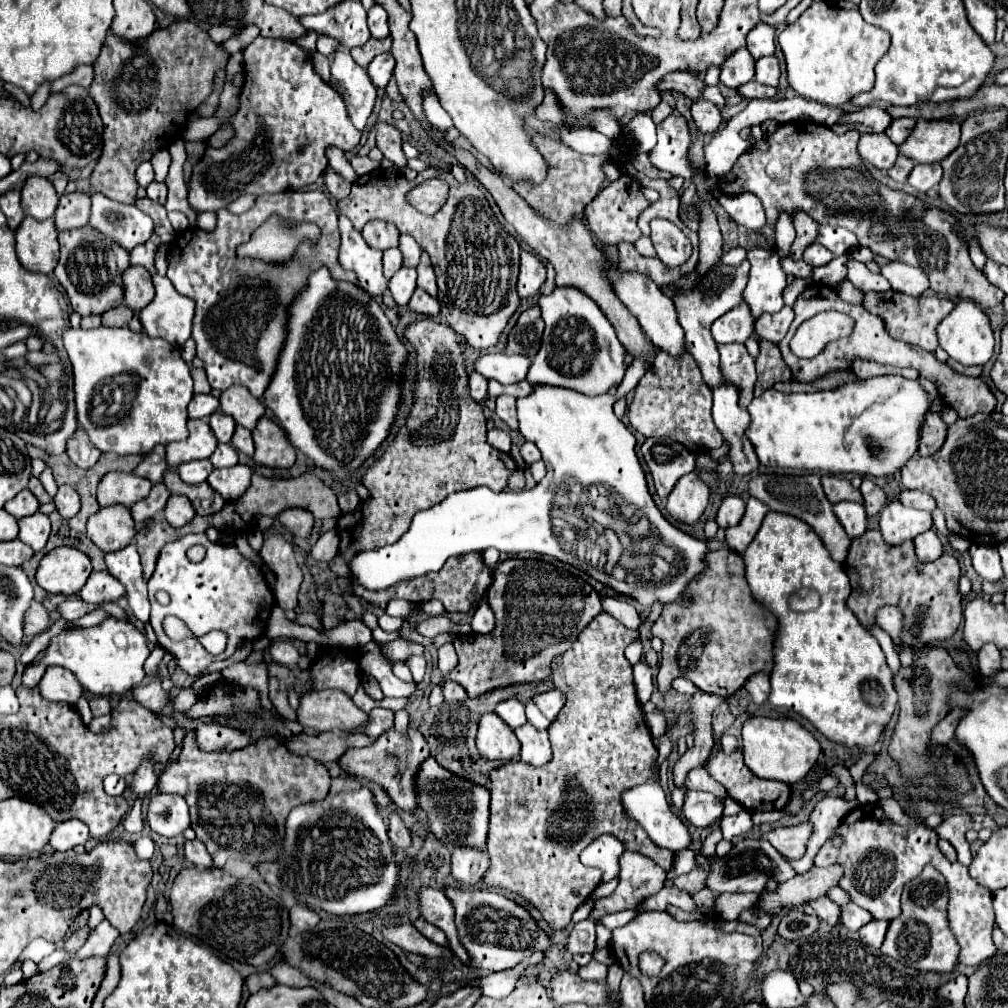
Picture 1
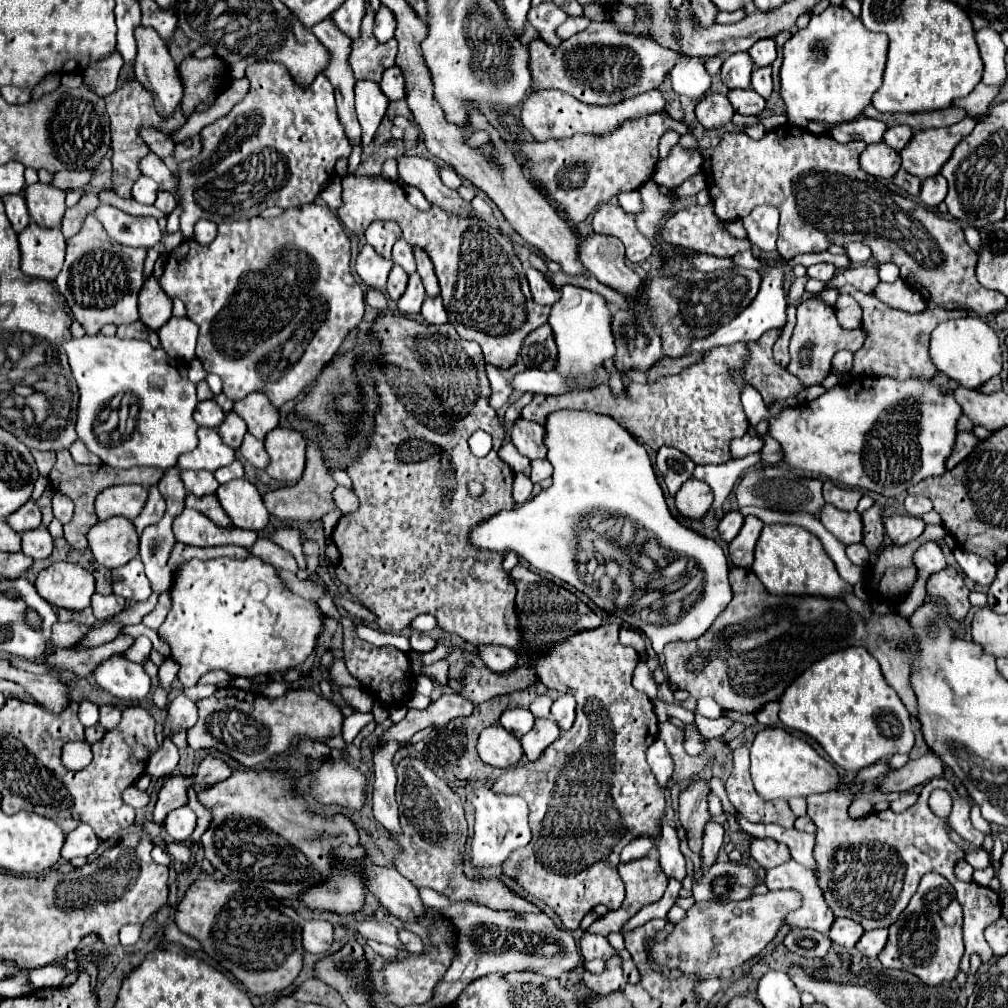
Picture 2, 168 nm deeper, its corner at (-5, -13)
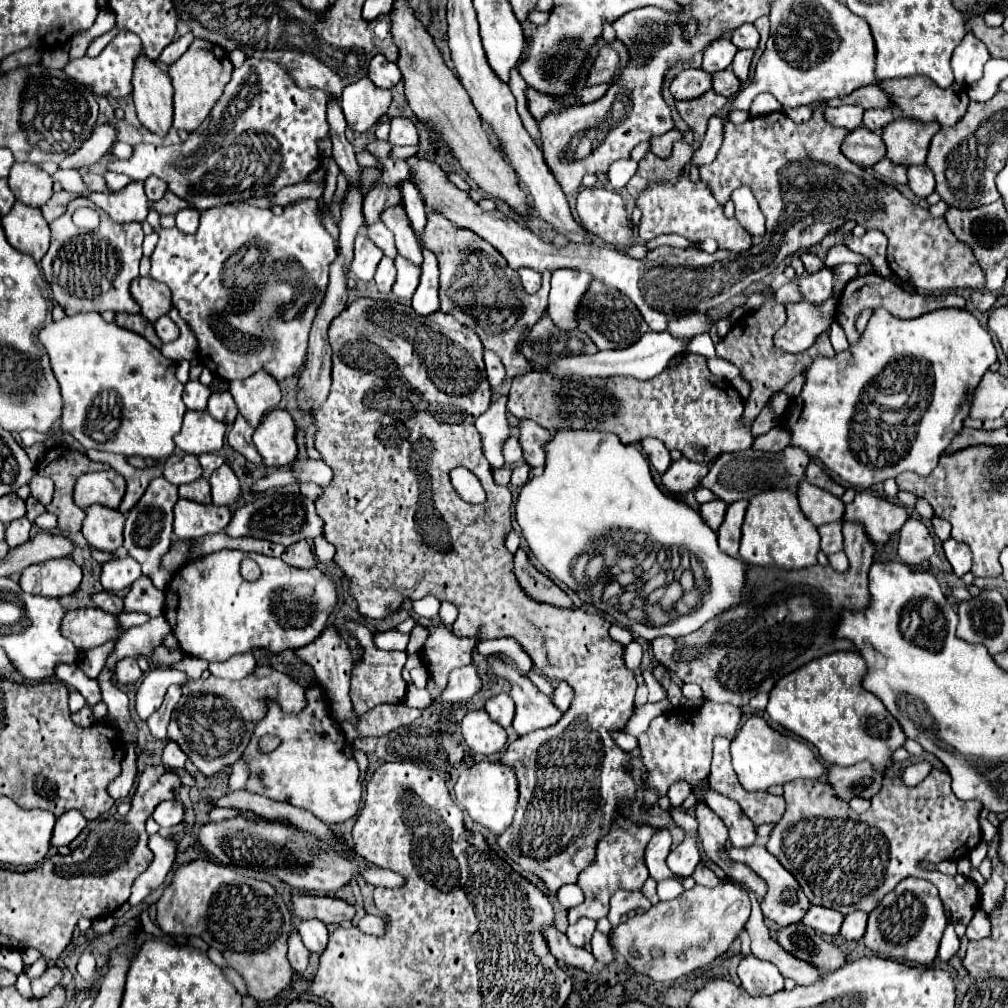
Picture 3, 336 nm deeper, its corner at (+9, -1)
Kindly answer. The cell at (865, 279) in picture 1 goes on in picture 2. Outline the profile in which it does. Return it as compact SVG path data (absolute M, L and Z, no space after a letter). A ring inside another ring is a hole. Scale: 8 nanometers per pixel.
M903 281L879 283L873 295L879 295L883 303L889 303L891 307L899 307L909 313L920 313L927 308L927 302L919 295L919 291L915 291L911 285L905 285Z

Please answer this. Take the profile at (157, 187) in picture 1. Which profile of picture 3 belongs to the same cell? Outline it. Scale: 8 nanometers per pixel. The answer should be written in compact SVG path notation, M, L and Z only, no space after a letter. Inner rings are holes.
M149 177L145 179L145 193L149 197L149 201L159 201L167 191L167 183L159 177Z

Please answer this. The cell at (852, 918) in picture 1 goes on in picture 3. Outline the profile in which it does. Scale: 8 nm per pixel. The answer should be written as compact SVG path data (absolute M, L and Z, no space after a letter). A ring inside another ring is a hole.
M811 905L809 911L803 917L803 923L809 925L809 927L813 927L817 933L837 935L839 927L843 923L843 915L837 913L837 911L833 911L833 909L827 909L827 907Z

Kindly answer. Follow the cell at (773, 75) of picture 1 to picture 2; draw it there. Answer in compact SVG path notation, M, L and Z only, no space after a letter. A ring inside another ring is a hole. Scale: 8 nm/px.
M761 67L753 71L751 77L751 87L763 97L769 99L773 93L773 69L771 67Z

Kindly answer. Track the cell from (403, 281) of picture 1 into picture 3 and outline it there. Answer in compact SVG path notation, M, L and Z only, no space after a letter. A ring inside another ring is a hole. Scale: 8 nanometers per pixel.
M397 255L395 257L395 267L397 267L397 281L393 285L393 295L403 299L403 301L409 301L419 285L419 275L421 275L421 269L413 263L409 263L405 257Z

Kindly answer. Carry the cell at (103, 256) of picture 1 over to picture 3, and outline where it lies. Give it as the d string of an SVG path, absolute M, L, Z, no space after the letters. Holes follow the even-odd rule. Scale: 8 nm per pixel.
M73 199L67 211L49 223L51 227L51 247L41 259L41 269L45 279L51 285L53 299L63 307L67 315L87 313L87 311L125 311L139 313L139 303L131 297L129 285L135 277L139 277L139 261L141 261L141 243L143 229L141 223L119 225L103 215L99 229L81 231L73 225L71 215L81 205L81 199Z

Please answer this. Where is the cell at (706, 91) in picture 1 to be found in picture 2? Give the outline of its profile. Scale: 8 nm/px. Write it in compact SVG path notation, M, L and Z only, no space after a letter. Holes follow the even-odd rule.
M691 57L681 59L675 65L675 69L671 71L671 83L677 95L685 95L699 101L711 89L711 75L705 71L699 57Z

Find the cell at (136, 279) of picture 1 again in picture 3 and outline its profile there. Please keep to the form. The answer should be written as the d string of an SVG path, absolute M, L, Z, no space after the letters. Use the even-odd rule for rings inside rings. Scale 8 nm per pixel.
M151 277L133 279L131 295L141 305L141 315L145 315L151 323L155 323L161 315L167 315L173 307L169 287Z

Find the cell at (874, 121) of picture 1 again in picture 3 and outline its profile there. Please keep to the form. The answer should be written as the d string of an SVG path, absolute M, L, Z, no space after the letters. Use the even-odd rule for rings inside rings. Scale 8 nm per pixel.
M841 105L837 109L827 107L825 121L831 123L833 127L843 127L843 129L851 131L851 129L855 129L855 127L861 125L863 113L865 113L865 109L861 109L857 105Z

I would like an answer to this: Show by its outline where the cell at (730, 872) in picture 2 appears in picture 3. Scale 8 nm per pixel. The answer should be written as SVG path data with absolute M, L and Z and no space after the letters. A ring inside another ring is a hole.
M699 863L699 867L695 869L693 879L695 879L697 885L705 885L705 887L715 887L715 885L719 885L717 875L715 875L711 869L707 869L705 865L701 865L701 863Z

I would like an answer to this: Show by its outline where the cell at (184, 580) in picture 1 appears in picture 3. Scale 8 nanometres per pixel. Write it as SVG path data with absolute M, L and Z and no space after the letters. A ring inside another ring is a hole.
M223 549L205 555L201 559L195 559L193 563L187 563L179 571L175 571L171 583L165 589L165 597L167 599L165 599L163 615L171 623L173 635L177 637L183 653L201 657L205 661L227 661L233 655L253 651L253 649L281 653L287 649L305 647L311 641L315 641L325 629L325 623L337 605L337 587L317 567L305 571L305 569L289 567L277 557ZM243 557L253 559L261 567L261 577L253 583L245 581L239 573L239 563L243 561Z

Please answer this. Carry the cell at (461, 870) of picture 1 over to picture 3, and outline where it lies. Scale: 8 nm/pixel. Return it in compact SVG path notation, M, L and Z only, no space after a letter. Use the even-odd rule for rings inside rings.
M483 759L459 775L455 783L455 795L459 803L465 803L465 809L473 821L487 827L491 833L503 833L513 821L513 813L519 797L517 773L501 759L495 761Z

